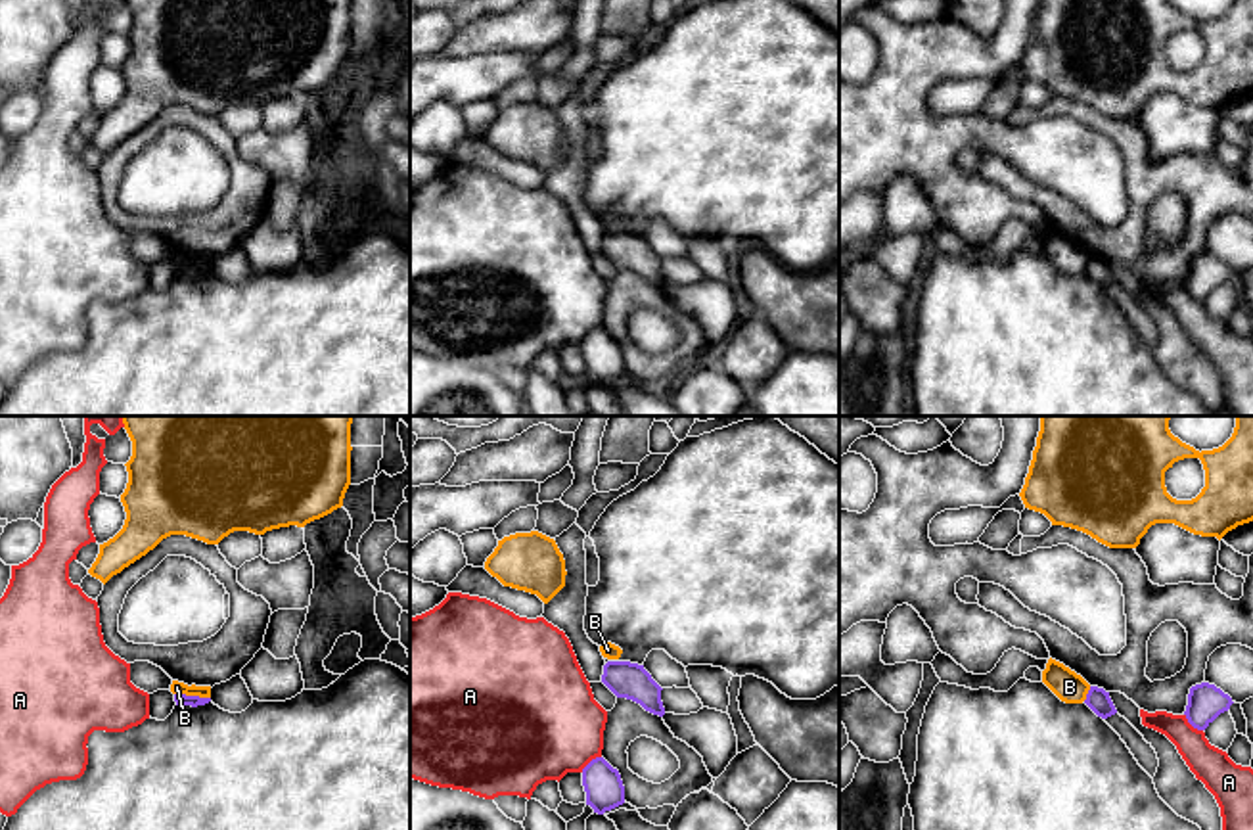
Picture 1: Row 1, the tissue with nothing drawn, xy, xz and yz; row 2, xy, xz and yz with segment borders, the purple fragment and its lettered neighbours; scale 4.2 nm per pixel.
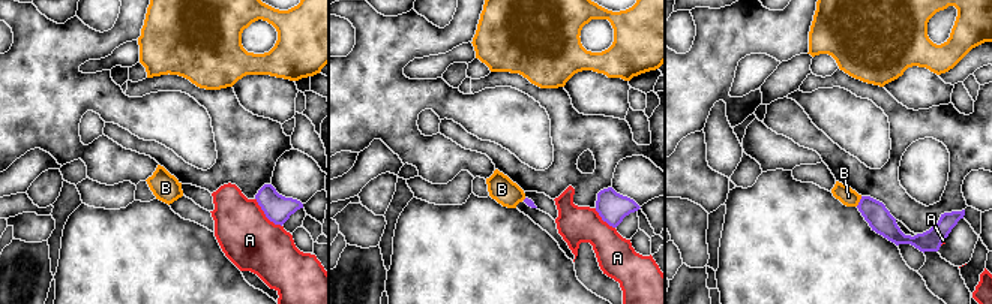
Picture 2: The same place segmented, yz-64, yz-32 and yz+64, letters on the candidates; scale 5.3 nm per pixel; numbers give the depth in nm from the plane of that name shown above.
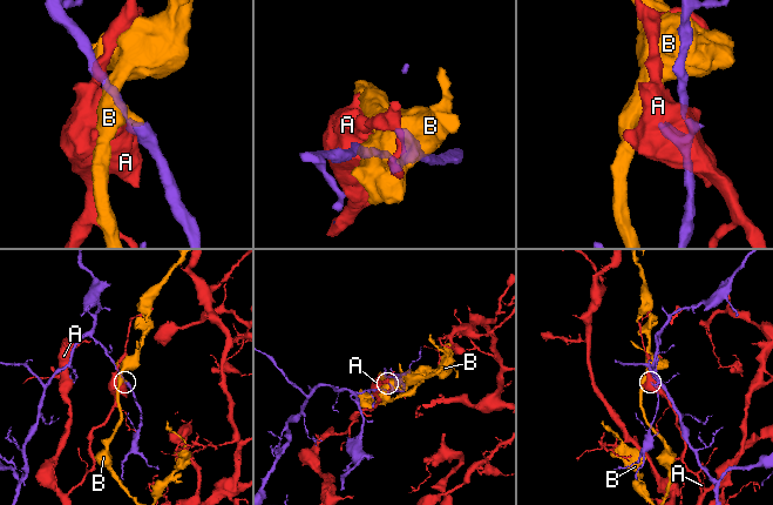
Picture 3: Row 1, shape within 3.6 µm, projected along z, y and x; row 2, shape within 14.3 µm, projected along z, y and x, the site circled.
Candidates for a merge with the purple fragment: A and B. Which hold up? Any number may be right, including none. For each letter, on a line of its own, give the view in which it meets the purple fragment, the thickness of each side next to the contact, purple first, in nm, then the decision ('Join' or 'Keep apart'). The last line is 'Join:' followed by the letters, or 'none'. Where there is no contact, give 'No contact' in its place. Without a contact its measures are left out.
A: Touches purple in yz. Thickness 160 nm (purple) against 160 nm. Keep apart
B: Touches purple in xy. Thickness 50 nm (purple) against 50 nm. Keep apart
Join: none

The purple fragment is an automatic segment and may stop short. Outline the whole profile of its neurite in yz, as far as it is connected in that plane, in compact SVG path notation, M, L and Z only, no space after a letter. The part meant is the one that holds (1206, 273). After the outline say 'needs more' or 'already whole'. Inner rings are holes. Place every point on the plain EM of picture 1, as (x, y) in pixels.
M1201 253L1190 259L1184 286L1194 299L1205 301L1232 274L1232 268L1220 259Z | already whole

